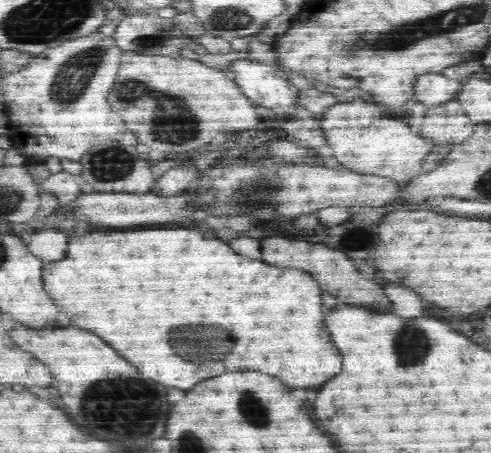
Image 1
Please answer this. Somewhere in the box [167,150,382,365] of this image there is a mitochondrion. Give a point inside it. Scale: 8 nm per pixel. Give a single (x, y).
(267, 185)

